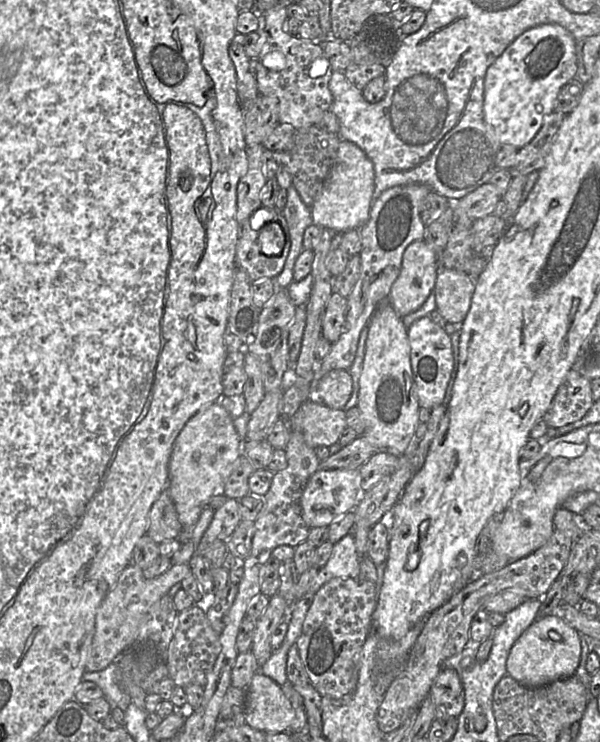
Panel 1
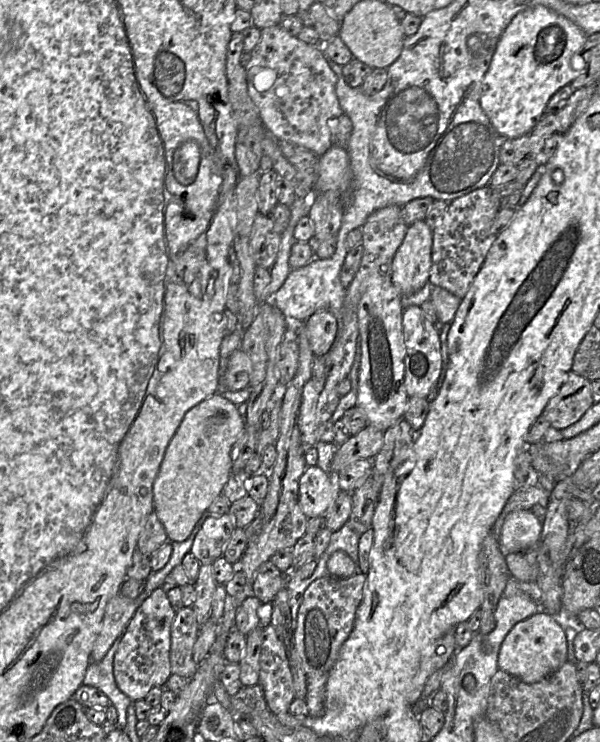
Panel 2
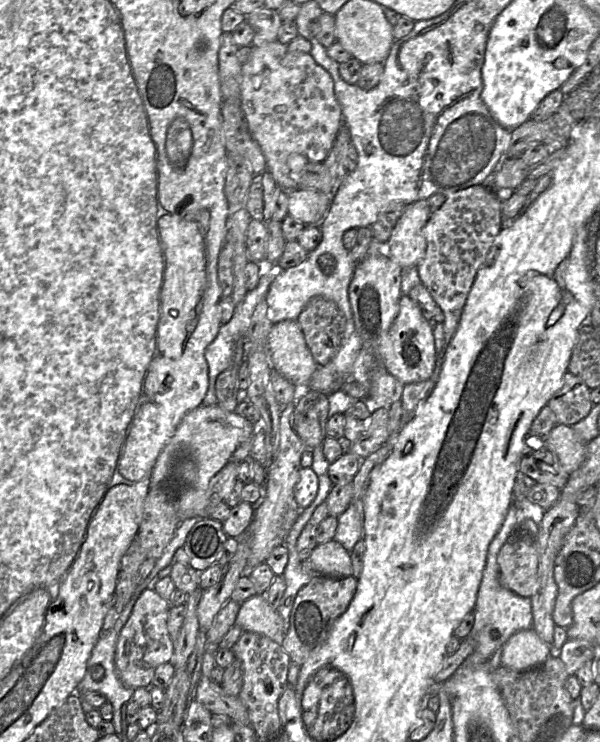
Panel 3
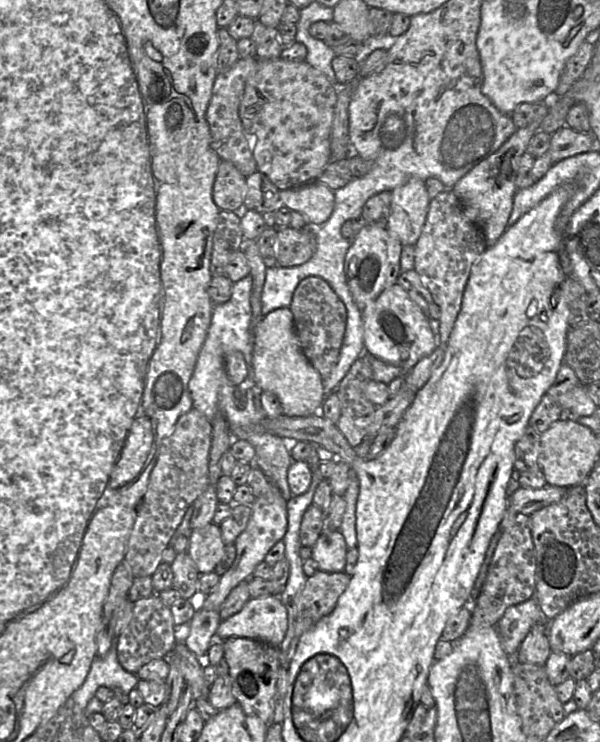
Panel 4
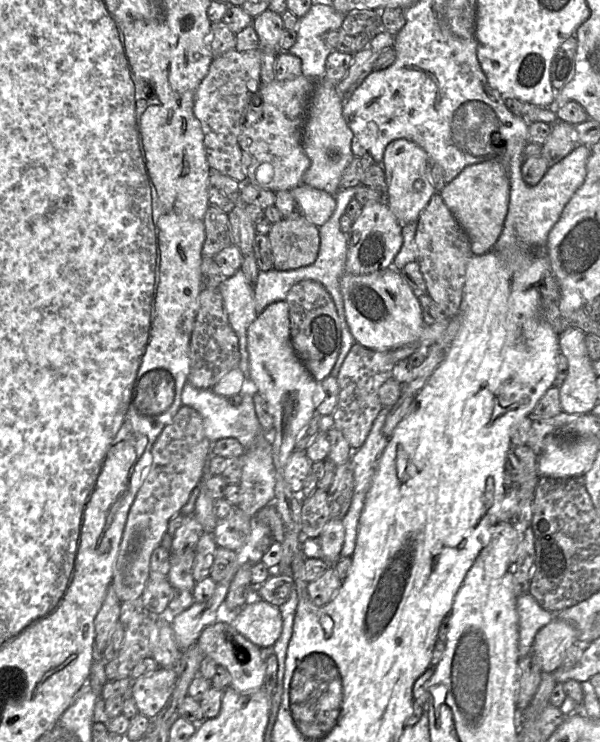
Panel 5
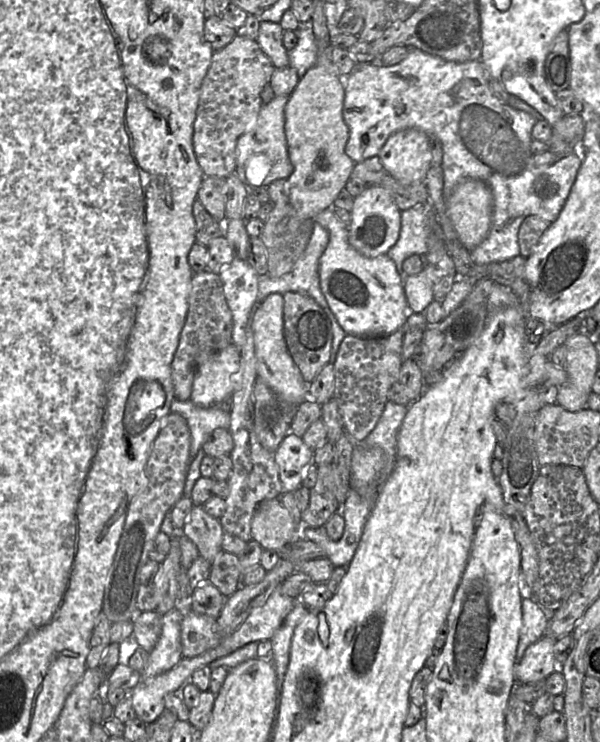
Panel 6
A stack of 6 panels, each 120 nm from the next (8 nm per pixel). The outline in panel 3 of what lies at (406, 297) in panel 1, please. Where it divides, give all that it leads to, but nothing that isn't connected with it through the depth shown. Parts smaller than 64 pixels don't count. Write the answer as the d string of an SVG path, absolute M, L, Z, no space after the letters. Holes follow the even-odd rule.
M425 200L408 204L389 238L390 258L402 269L417 267L424 258L427 242L425 226L429 220Z

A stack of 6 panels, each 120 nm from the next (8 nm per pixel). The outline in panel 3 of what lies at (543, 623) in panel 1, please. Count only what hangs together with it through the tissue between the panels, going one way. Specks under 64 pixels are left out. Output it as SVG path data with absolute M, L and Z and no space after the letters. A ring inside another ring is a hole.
M533 628L518 631L502 647L501 666L517 671L532 669L551 656L551 649Z

